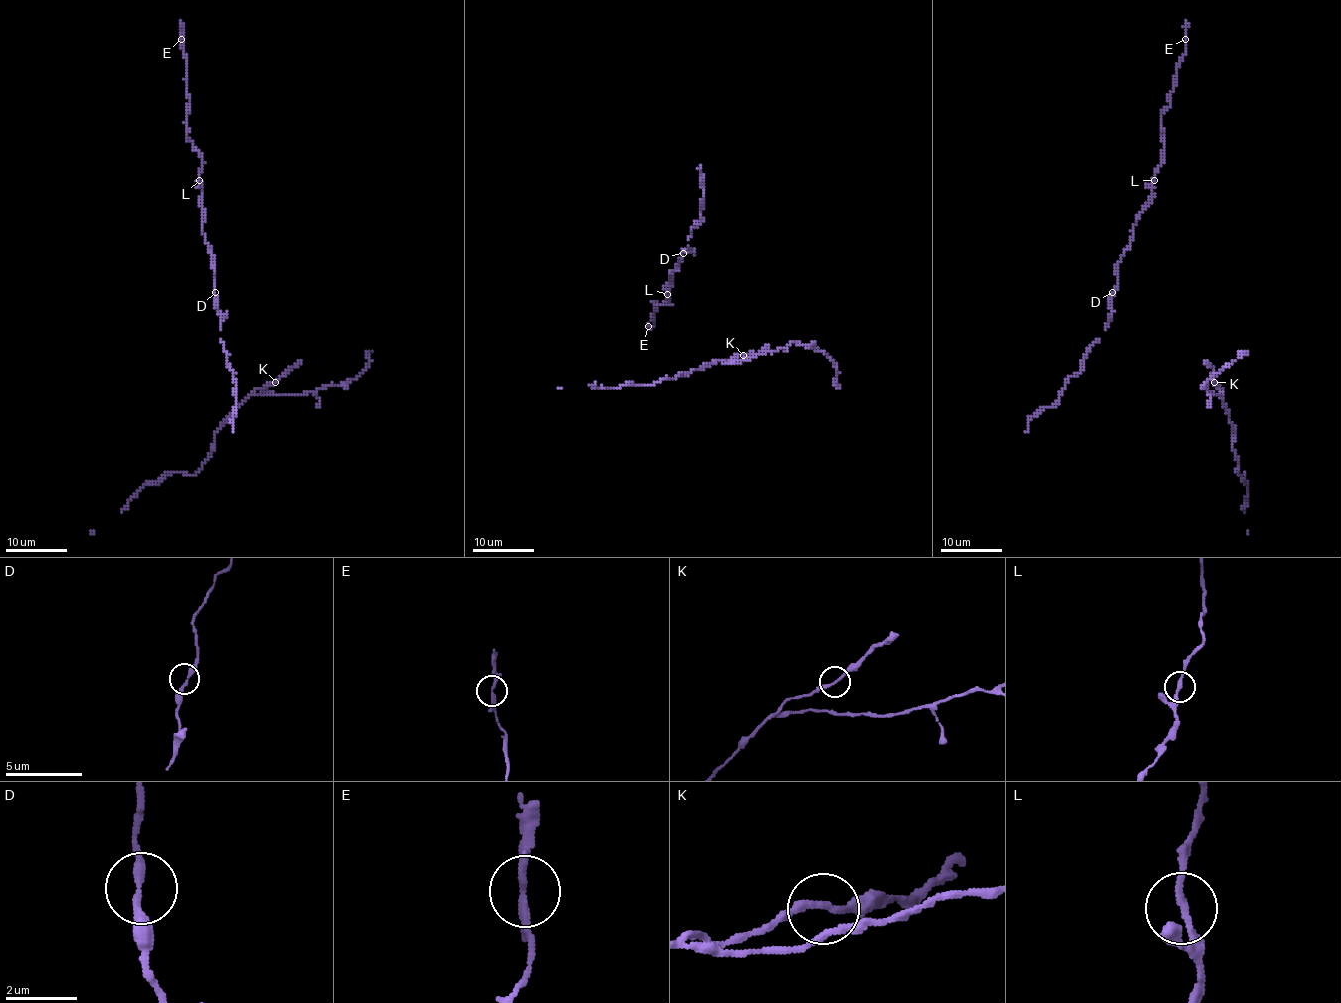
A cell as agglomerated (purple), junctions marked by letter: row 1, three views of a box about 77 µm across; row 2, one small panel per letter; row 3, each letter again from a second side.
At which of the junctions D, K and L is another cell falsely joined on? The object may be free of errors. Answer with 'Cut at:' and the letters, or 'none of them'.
Cut at: none of them

